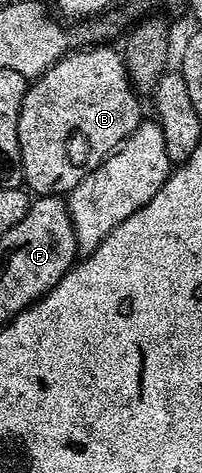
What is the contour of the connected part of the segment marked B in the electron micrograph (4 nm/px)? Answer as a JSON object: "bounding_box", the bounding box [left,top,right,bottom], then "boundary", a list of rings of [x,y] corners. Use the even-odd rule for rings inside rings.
{"bounding_box":[19,45,143,197],"boundary":[[[93,45],[88,49],[77,49],[65,56],[51,69],[47,69],[44,75],[32,80],[28,84],[25,96],[23,97],[23,105],[19,113],[19,149],[21,150],[21,160],[23,161],[23,173],[25,174],[24,186],[28,188],[34,196],[40,197],[43,195],[55,195],[58,197],[64,196],[66,193],[75,189],[75,185],[79,185],[79,181],[83,181],[83,177],[87,177],[87,173],[91,173],[104,159],[113,154],[118,147],[124,143],[125,138],[135,130],[143,121],[141,115],[141,103],[133,86],[129,84],[129,74],[125,68],[125,60],[122,52],[117,51],[113,47],[105,47],[109,45]]]}

